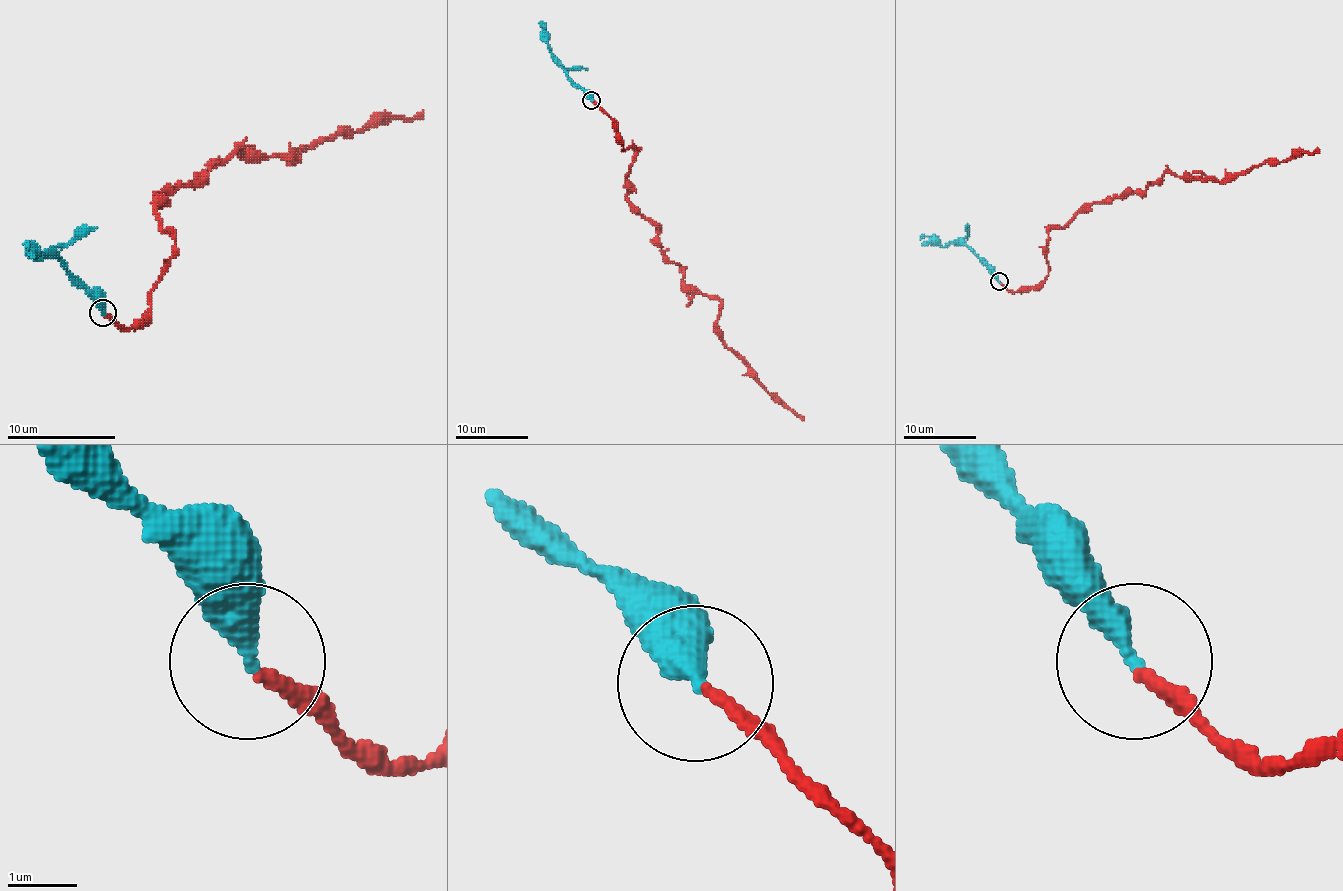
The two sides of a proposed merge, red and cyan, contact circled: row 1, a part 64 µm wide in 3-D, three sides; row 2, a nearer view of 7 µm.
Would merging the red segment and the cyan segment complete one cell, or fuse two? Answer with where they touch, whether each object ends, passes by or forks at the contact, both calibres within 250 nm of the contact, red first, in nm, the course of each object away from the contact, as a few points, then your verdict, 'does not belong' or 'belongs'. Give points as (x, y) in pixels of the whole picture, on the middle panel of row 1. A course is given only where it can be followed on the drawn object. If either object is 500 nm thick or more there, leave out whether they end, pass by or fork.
(591, 100) | red ends | cyan ends | 190/380 nm | red via (592, 100), (623, 149), (639, 149), (627, 200), (661, 252), (721, 303), (719, 335), (804, 420) | cyan via (591, 100), (560, 66), (547, 44), (542, 21) | belongs

